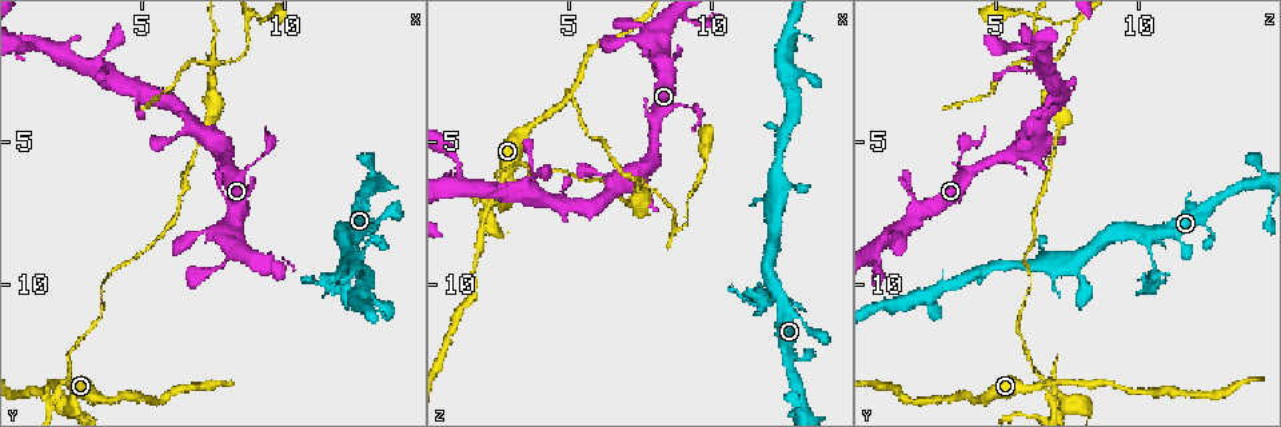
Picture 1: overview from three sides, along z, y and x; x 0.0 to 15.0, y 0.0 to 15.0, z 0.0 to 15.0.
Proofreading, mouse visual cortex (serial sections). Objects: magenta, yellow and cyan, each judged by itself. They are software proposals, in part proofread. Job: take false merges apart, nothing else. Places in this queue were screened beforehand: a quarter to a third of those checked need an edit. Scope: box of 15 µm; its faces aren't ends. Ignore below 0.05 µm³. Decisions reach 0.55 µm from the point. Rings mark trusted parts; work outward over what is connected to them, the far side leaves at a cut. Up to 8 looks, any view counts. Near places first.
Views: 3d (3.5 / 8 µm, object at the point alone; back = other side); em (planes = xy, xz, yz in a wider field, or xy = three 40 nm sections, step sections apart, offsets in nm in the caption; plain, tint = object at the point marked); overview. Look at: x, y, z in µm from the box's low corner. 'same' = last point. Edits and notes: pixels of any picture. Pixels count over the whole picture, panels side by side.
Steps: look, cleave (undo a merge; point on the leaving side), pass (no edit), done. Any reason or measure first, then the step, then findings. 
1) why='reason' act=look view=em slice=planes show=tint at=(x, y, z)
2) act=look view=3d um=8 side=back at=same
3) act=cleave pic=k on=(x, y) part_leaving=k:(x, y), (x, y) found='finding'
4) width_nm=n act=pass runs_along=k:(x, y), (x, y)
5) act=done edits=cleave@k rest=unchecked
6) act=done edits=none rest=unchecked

why='thick turns thin' act=look view=3d um=8 at=(2.5, 13.6, 6.9)

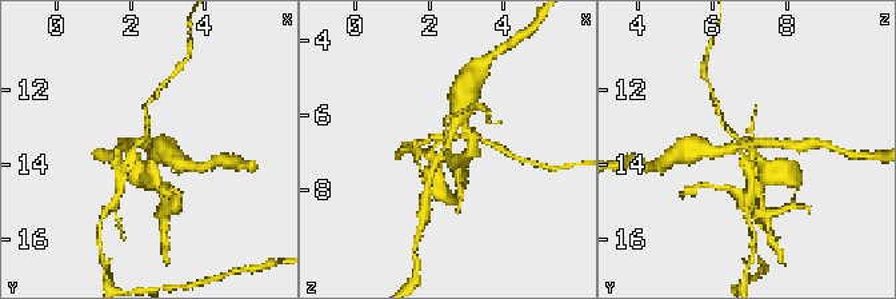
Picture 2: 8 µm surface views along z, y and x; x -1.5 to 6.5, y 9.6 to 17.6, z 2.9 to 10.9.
act=look view=em slice=xy step=2 show=tint at=(2.4, 13.6, 6.9)

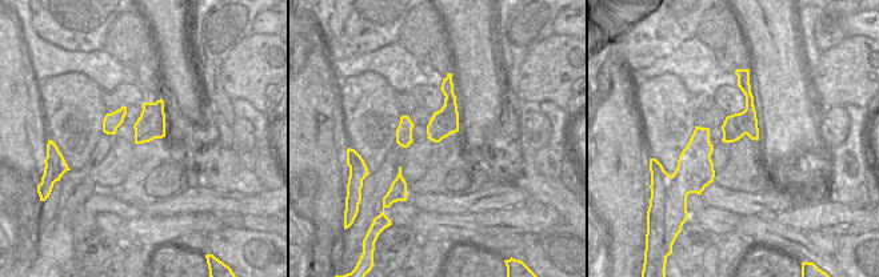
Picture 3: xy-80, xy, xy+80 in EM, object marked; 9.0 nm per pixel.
width_nm=240 act=cleave pic=2 on=(143, 171) part_leaving=2:(143, 142), (146, 106), (155, 95) found='two cells meet here'

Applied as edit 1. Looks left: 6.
why='calibre changes' act=look view=3d um=3.5 at=(12.1, 9.5, 10.6)

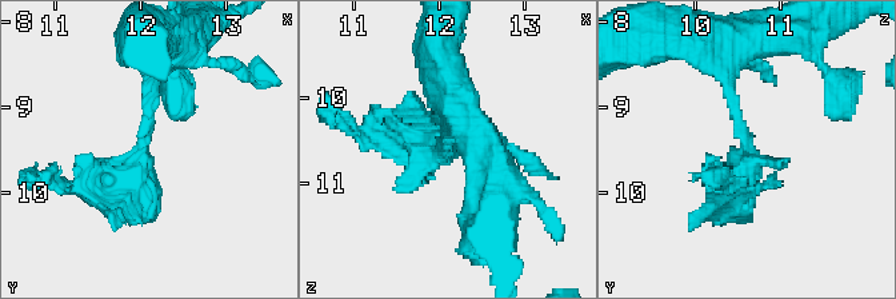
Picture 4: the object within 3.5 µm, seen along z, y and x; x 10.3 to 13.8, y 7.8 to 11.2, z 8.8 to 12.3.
act=look view=em slice=xy step=2 show=tint at=(12.00, 9.50, 10.60)

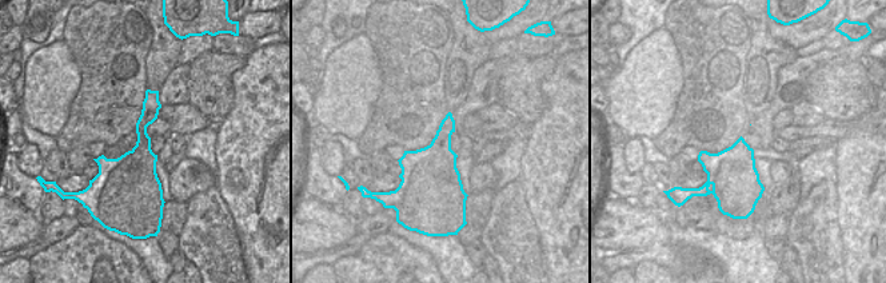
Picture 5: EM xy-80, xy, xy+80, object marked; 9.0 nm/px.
act=look view=em slice=planes show=tint at=same

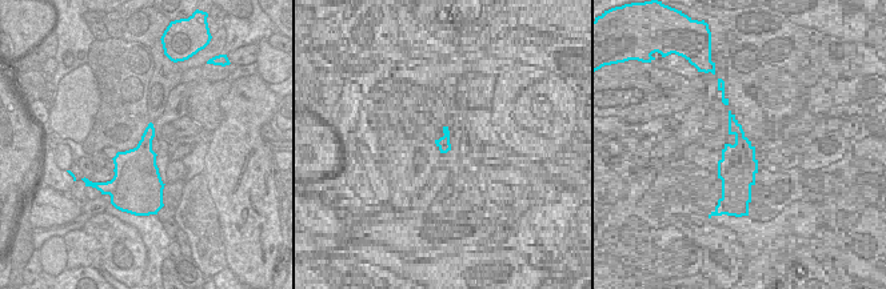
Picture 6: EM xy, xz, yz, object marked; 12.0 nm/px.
act=cleave pic=4 on=(114, 176) part_leaving=4:(143, 143), (118, 192), (52, 180) found='a second cell is stuck on'

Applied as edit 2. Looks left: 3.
why='calibre changes' act=look view=3d um=3.5 side=back at=(8.9, 5.7, 3.7)

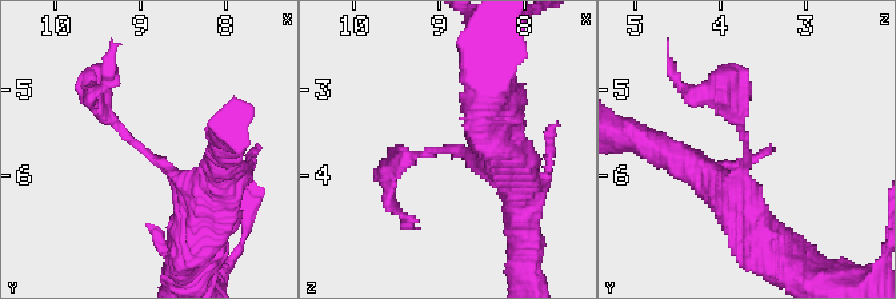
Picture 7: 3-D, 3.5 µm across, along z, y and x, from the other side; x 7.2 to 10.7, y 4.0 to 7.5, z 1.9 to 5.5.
arm_widths_nm=200,500 why='now the EM' act=look view=em slice=planes show=tint at=(8.90, 5.75, 3.75)

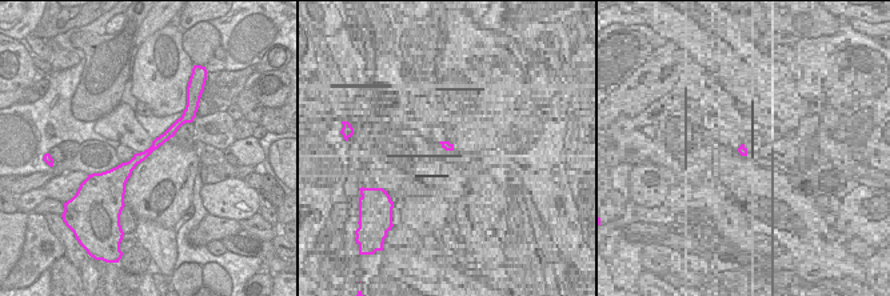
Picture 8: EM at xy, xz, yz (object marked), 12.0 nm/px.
act=look view=em slice=xy step=1 show=tint at=same

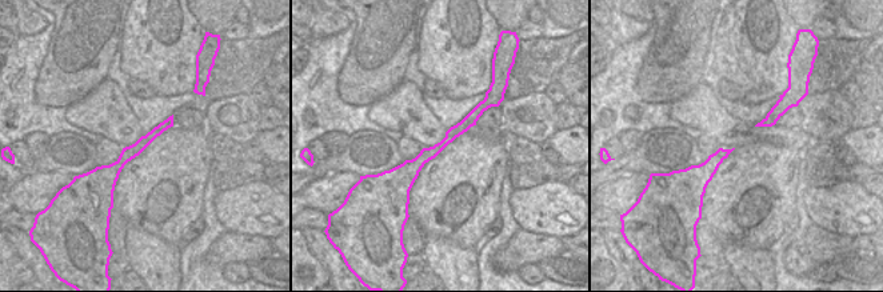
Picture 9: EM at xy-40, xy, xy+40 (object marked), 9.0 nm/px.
act=cleave pic=7 on=(392, 179) found='a second cell is stuck on'

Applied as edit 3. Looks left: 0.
act=done edits=cleave@2,cleave@4,cleave@7 rest=unchecked

